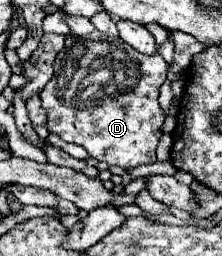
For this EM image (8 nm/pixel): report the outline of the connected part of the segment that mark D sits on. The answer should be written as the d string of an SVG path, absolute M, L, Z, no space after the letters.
M92 31L86 37L68 37L66 47L56 55L54 75L40 93L42 107L48 113L48 131L58 135L66 143L84 147L90 157L106 161L108 165L130 169L142 163L154 163L156 145L166 119L164 111L158 105L158 93L160 85L166 81L166 71L168 65L158 53L142 55L120 37L110 37L100 31Z

